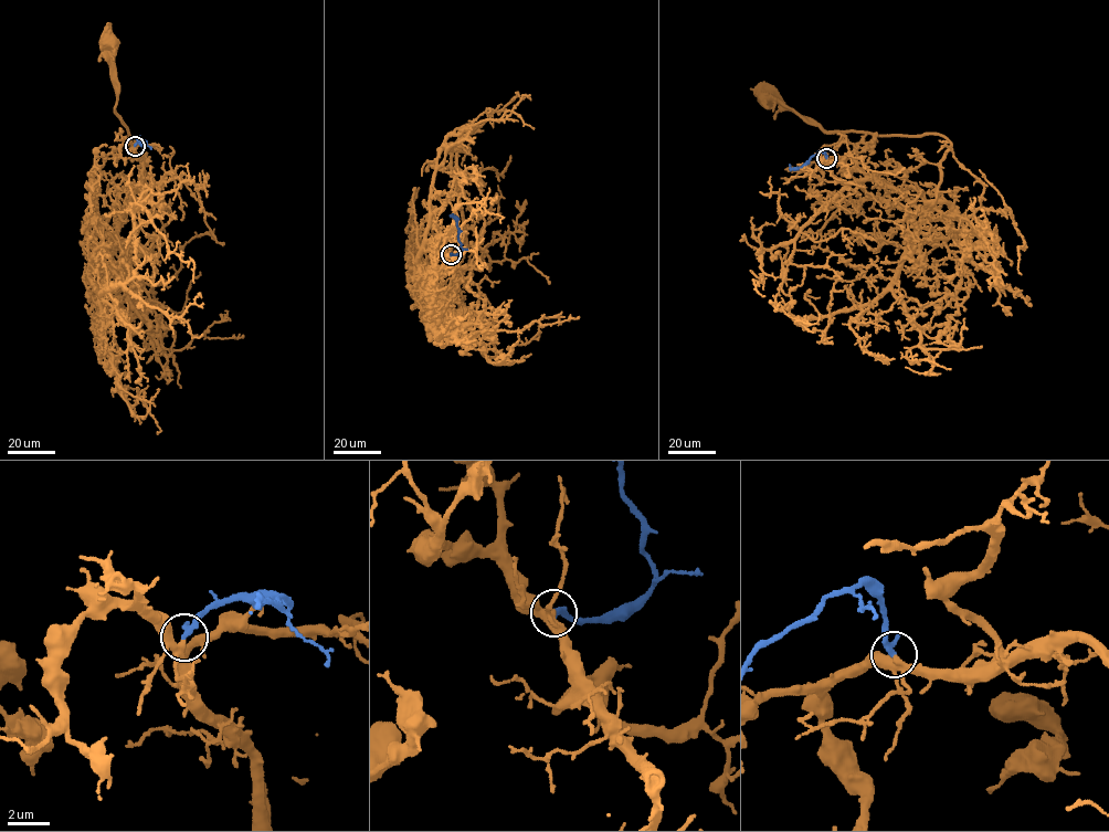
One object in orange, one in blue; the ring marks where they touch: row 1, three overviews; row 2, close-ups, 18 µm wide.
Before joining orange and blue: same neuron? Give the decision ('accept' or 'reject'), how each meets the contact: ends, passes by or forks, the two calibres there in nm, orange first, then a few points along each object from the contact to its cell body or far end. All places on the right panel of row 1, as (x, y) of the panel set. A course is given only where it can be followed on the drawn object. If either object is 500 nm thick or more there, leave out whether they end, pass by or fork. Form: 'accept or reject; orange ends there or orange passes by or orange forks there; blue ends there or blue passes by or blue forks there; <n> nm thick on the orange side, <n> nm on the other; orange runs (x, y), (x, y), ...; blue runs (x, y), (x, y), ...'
accept; orange forks there; blue ends there; 260 nm thick on the orange side, 300 nm on the other; orange runs (826, 158), (847, 156), (879, 180), (883, 172), (938, 165), (951, 146), (937, 134), (823, 132), (767, 93); blue runs (826, 158), (825, 150), (821, 150), (800, 167), (791, 168), (789, 165)

